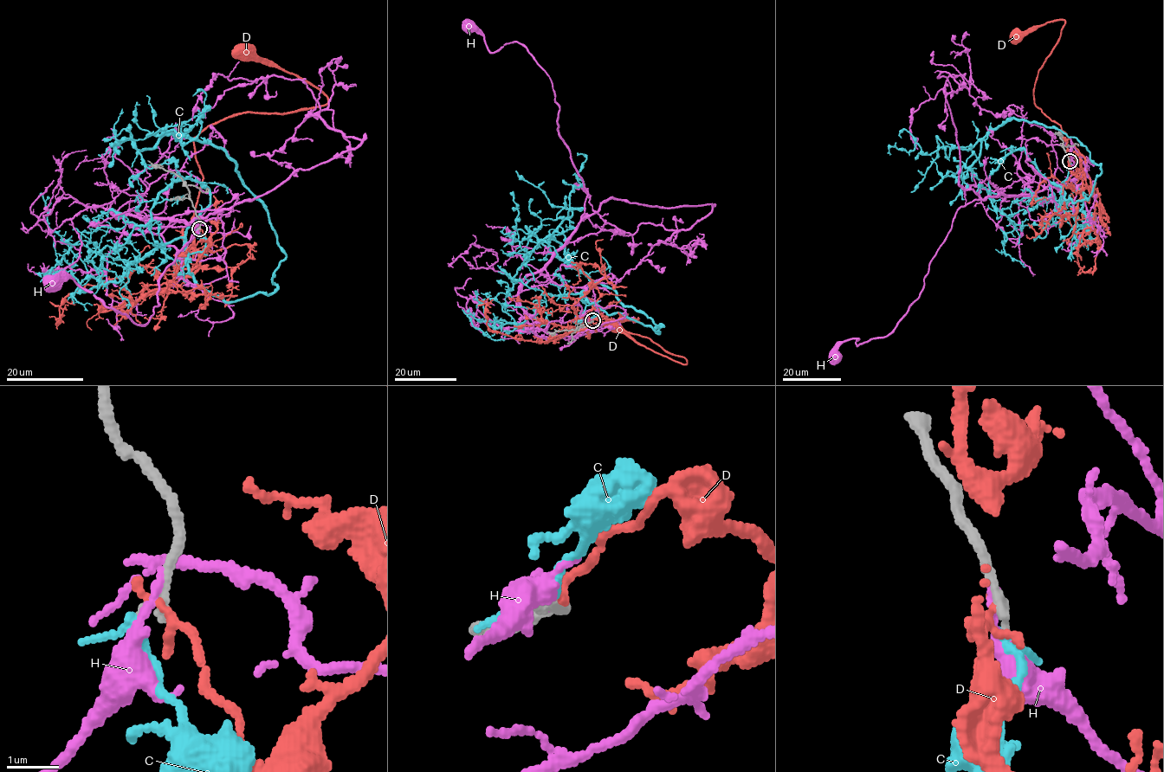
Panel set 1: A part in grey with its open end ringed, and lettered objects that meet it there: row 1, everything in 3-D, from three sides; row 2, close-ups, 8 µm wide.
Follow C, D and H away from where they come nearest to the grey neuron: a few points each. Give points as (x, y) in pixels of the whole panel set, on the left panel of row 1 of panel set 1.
C: (197, 229), (198, 286), (275, 289), (286, 256), (236, 165), (158, 132), (182, 144), (198, 116), (118, 140)
D: (199, 228), (208, 245), (190, 254), (202, 183), (193, 138), (244, 112), (327, 102), (295, 75), (243, 51)
H: (199, 226), (180, 250), (110, 209), (198, 224), (158, 279), (149, 322), (106, 305), (71, 276), (51, 284)

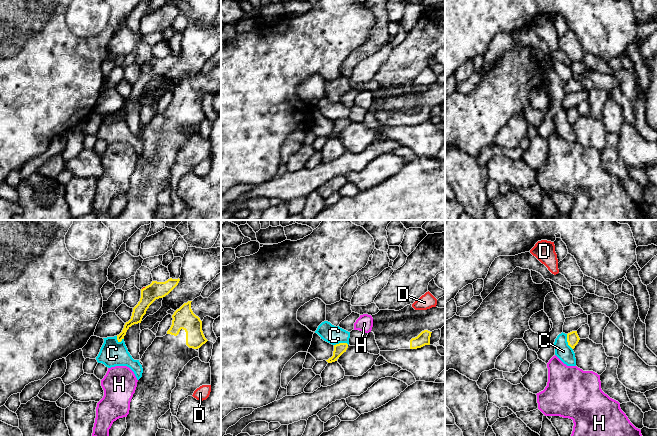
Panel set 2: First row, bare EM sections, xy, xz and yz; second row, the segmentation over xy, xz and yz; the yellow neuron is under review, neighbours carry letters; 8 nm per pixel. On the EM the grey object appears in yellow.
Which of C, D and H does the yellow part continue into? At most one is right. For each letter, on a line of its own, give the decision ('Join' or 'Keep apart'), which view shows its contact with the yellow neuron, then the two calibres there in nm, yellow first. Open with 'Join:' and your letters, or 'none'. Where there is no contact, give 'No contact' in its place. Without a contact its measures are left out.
Join: none
C: Keep apart. Touches yellow in yz. Thickness 100 nm (yellow) against 140 nm
D: Keep apart. Touches yellow in xy. Thickness 140 nm (yellow) against 20 nm
H: Keep apart. No contact

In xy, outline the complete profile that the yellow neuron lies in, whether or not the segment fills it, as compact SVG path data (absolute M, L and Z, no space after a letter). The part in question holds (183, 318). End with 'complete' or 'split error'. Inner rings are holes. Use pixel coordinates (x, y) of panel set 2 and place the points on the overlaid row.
M191 302L174 312L167 334L156 337L139 360L143 363L143 373L131 399L127 428L122 436L156 436L159 418L170 409L171 393L179 373L190 360L199 356L197 349L208 341L202 331L202 321L191 309Z; split error

